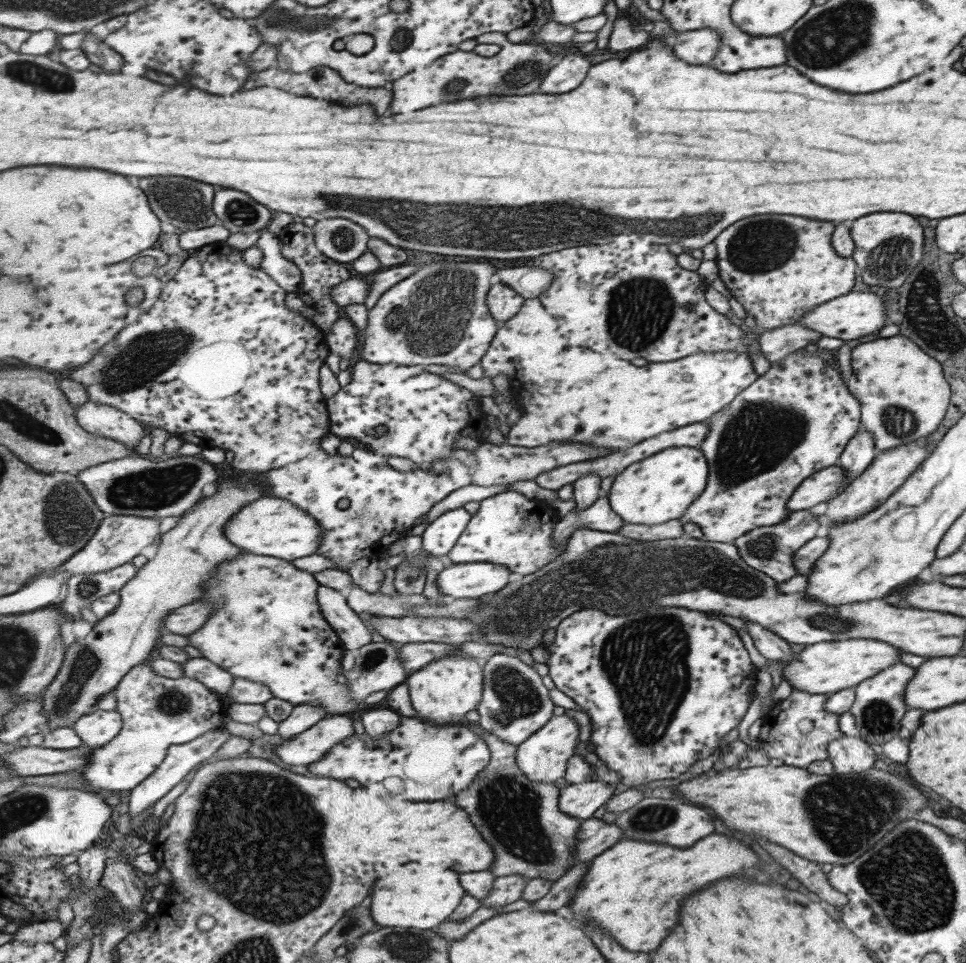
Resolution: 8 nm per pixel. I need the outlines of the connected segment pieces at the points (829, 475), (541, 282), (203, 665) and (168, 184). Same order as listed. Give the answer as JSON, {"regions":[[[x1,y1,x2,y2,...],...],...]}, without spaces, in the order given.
{"regions":[[[835,465,815,472,807,476,805,480,795,490,793,496,785,501,785,508,791,512,805,510,819,504,827,502,833,496,841,494,841,490,849,484,849,479,845,477,843,469]],[[525,264,515,268,499,268,496,281,508,284,523,298,535,299,549,290,554,281,554,274,546,268]],[[203,656,189,659,182,663,184,676,200,680,217,693,229,694,233,681,236,679,231,673,212,660]],[[151,176,141,178,141,188,145,190,153,212,160,217,164,227,174,229,177,234,219,224,219,218,214,211,216,185,203,184,200,180,181,178,181,176]]]}

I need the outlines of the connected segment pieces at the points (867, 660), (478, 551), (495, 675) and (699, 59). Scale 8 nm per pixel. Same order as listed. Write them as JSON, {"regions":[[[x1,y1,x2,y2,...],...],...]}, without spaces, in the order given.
{"regions":[[[849,639,825,641,810,645,795,653,781,668,782,683,807,694,828,695,838,690,854,687,884,668,898,661,900,650,889,646,883,640]],[[503,492,480,503,468,531,461,535,448,558,457,564,478,562,502,564,515,575,530,575,567,551,567,541,563,547,557,547,552,542,552,536,560,522,561,518,554,515,553,507,549,503,529,500,519,492]],[[502,652,495,653,484,667,484,698,476,710,480,715,479,724,486,732,511,744,520,745,527,739,532,739,554,717,555,704,549,696,547,686,543,684,543,678,537,674,535,668,522,662,515,654]],[[698,28,697,30,678,33,669,40,673,53,687,64,706,66,717,55,719,36,713,29]]]}

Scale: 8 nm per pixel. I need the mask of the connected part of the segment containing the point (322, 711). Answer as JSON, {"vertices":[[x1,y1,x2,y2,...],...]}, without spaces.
{"vertices":[[305,703,297,705,290,715,278,725,278,733,285,740,291,740,309,728,313,728,320,720,329,716,325,705,314,705]]}

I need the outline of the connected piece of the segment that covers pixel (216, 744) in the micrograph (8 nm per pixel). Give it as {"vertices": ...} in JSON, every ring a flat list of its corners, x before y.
{"vertices":[[223,728,223,730,217,732,209,732,207,735,201,736,200,739,195,739,191,743,169,747,168,755,163,764,148,779,145,779,139,787,135,787,130,791,128,808,131,812,131,816,141,816,141,814,143,814,147,808,151,808,159,798,163,798,165,794,169,794,179,782,183,782,185,776,187,776,191,770,196,770,195,768,197,768,201,762,205,762,207,758,211,758,211,756,215,755,232,737,233,734]]}

